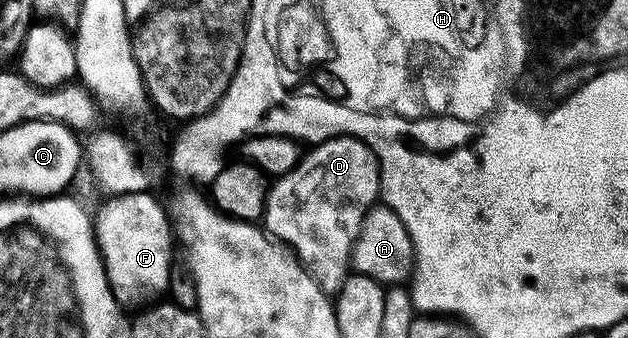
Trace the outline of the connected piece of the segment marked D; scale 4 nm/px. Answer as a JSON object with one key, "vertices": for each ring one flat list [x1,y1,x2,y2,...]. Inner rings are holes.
{"vertices":[[333,136,330,140,323,140,321,144,309,150,311,152,307,151,292,171,285,172,269,185,268,196,271,201,318,200,318,204,267,203,264,228,275,241,281,242,287,249,292,250,298,263,322,287,323,292,337,294,351,271,350,255,360,234,360,226,379,199,382,175,378,169,378,155,371,150,365,140,357,140,354,136]]}

